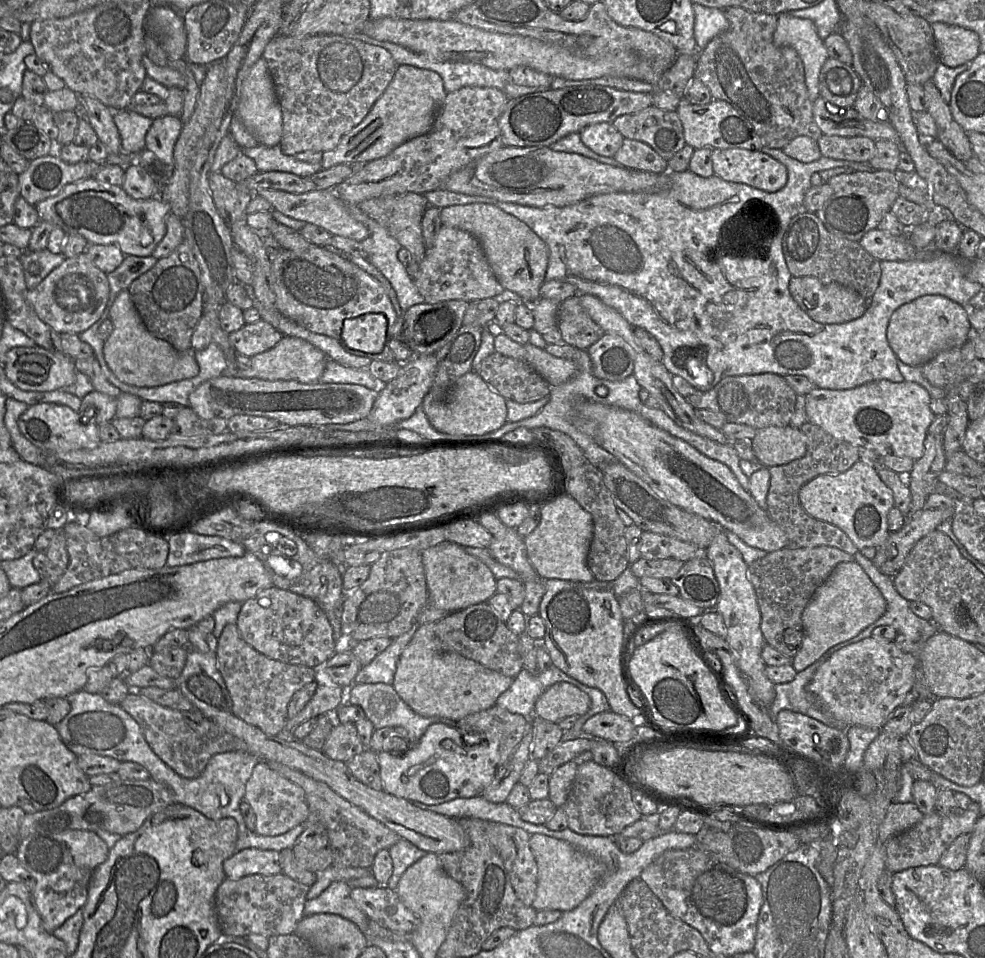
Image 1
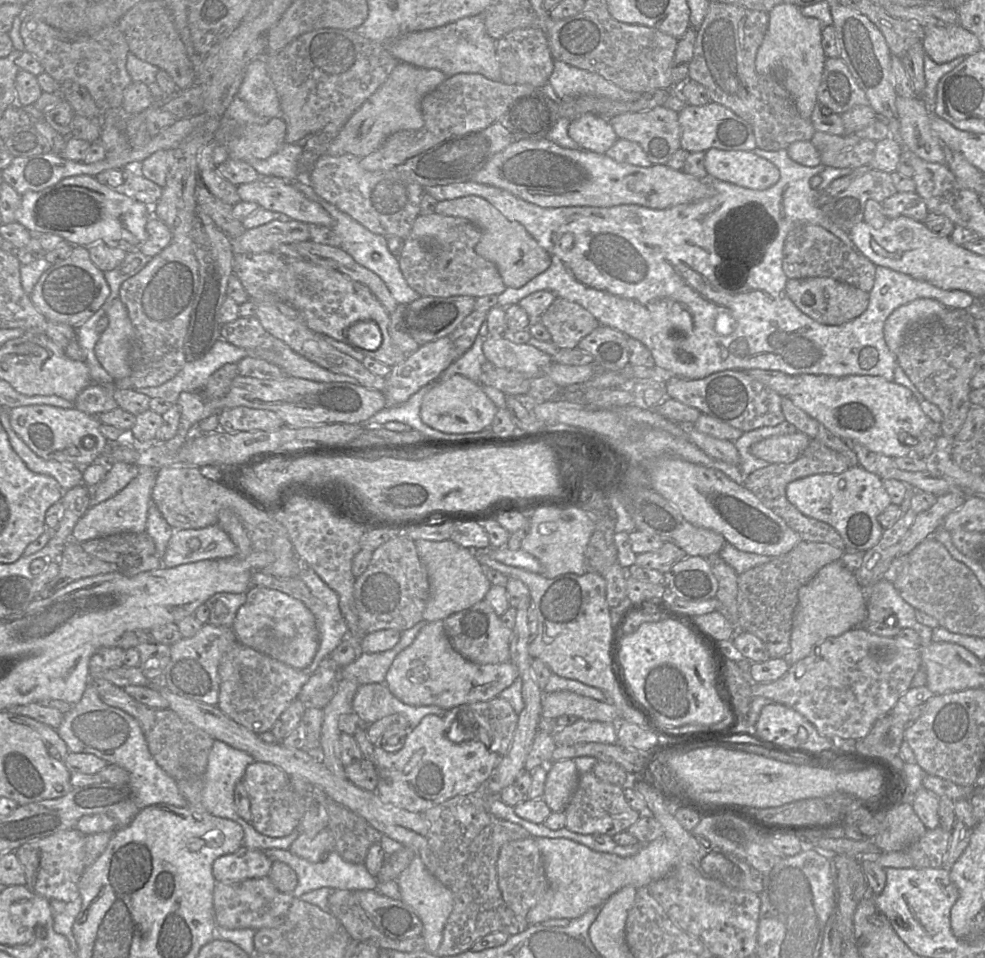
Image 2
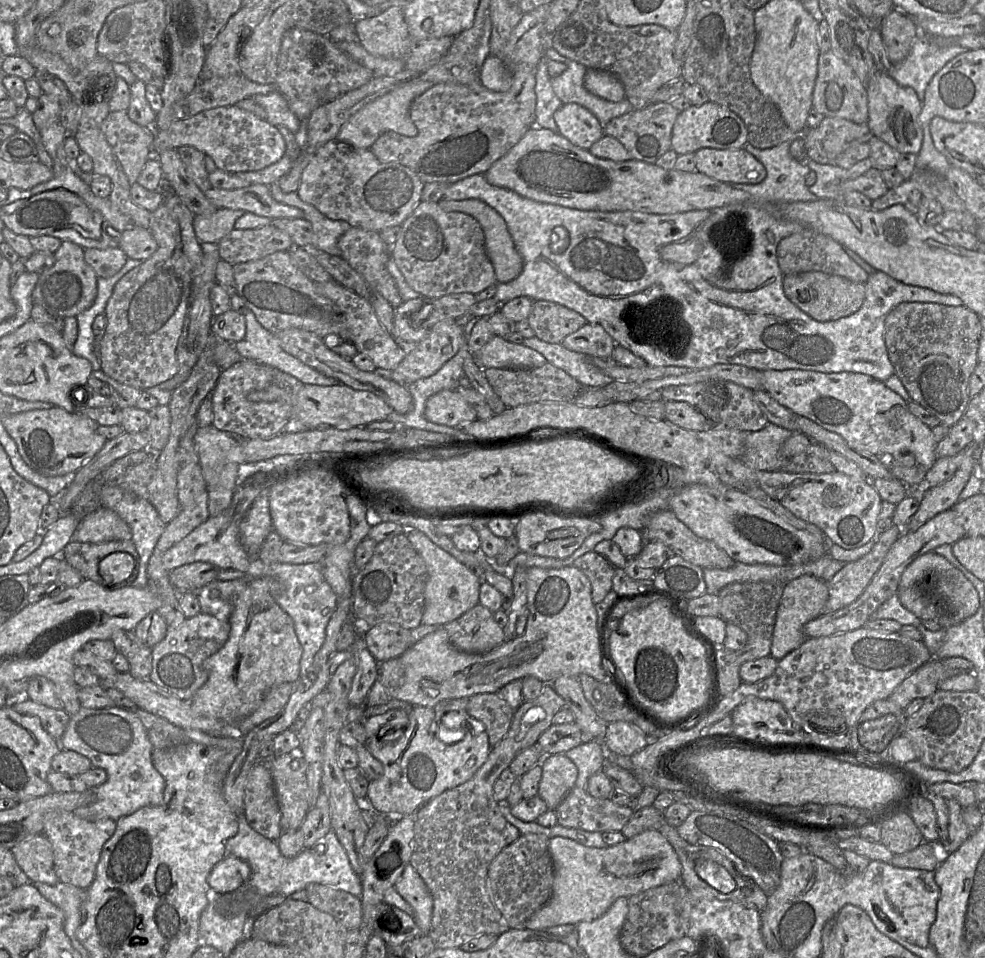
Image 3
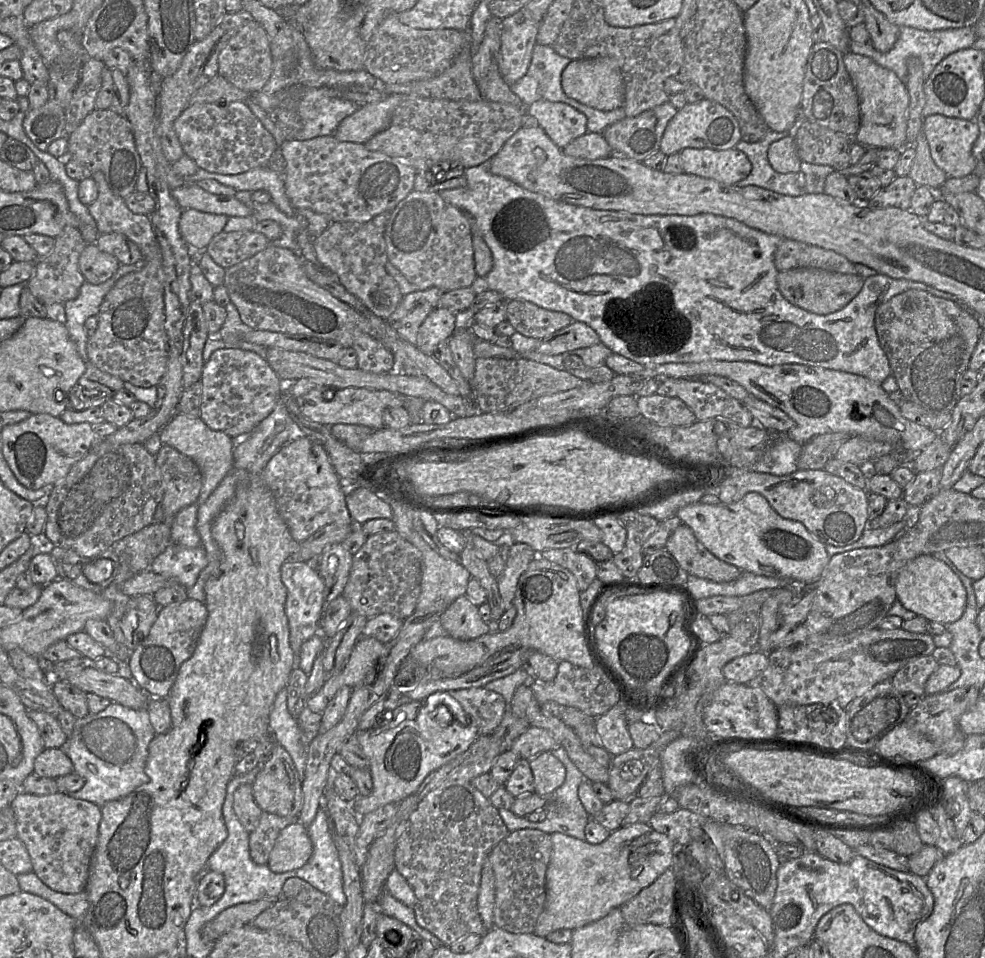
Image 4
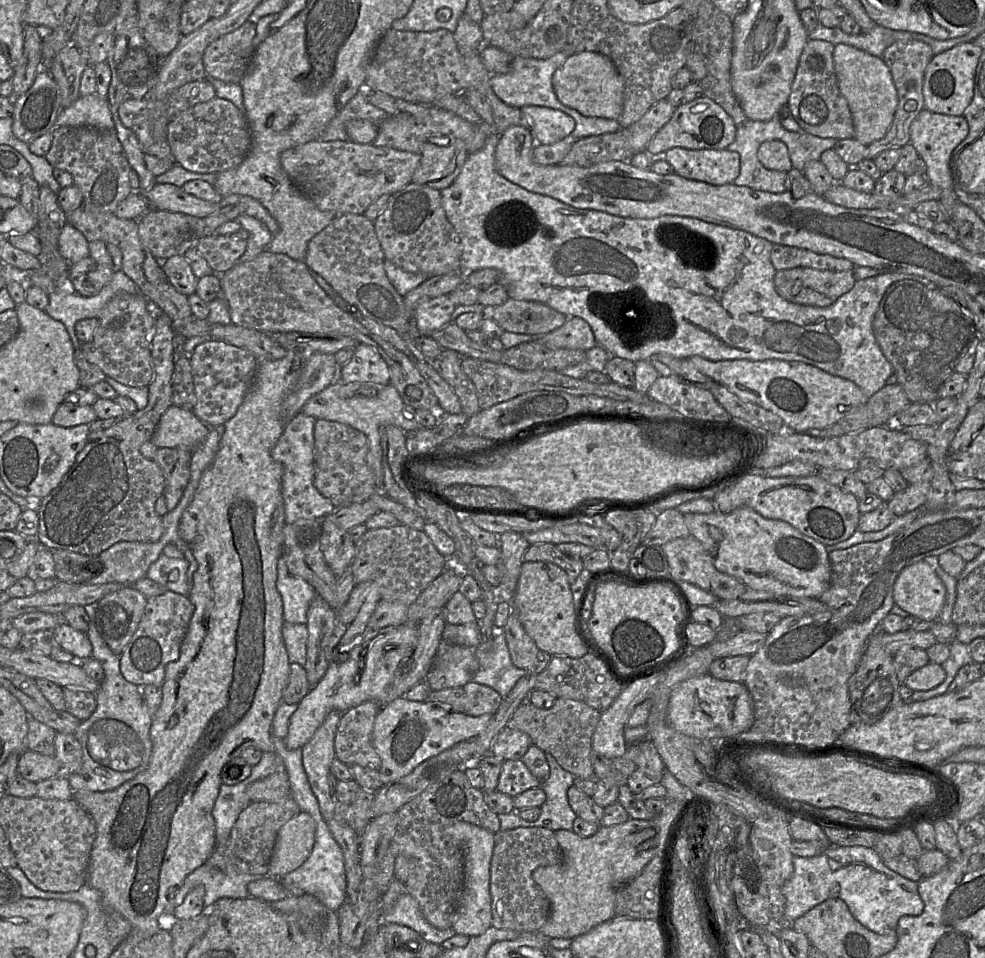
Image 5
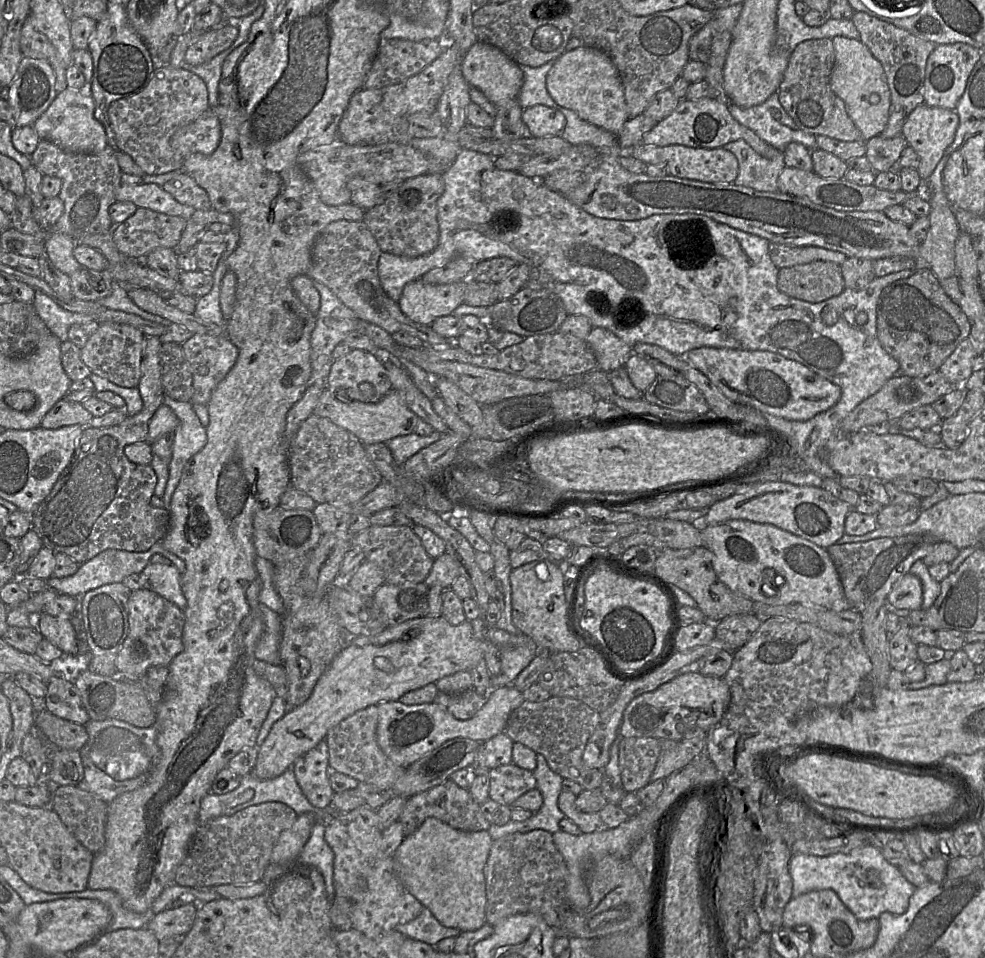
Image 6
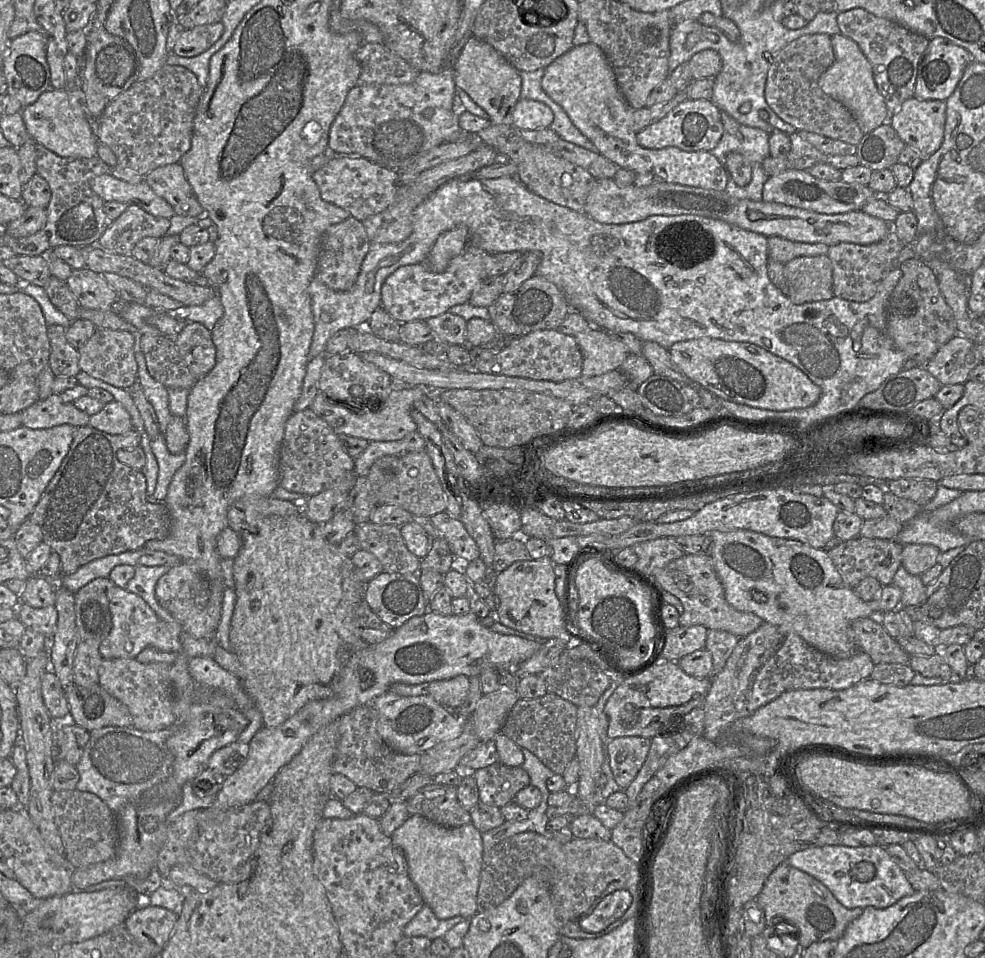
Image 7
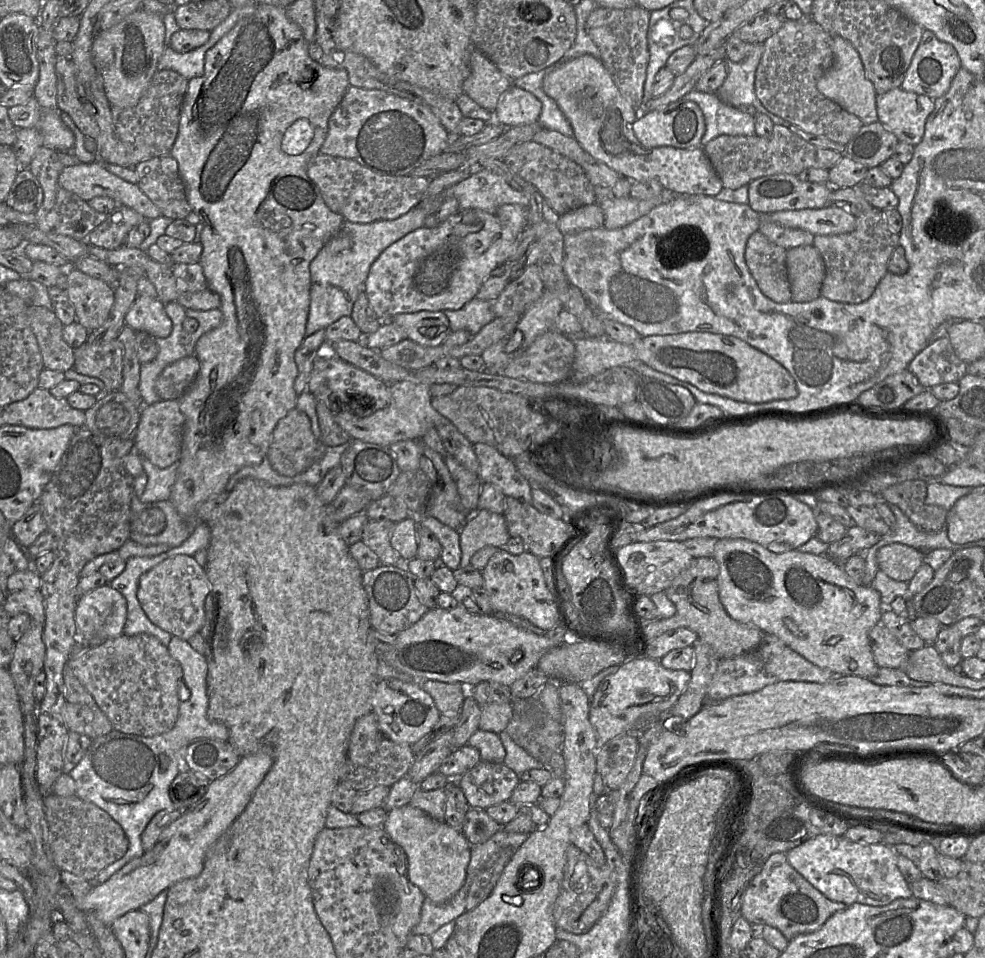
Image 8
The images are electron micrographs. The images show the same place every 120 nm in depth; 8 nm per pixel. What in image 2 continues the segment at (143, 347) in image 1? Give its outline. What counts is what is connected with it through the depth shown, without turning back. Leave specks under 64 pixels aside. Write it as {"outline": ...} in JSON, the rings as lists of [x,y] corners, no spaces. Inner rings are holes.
{"outline":[[[117,297],[106,312],[108,327],[100,334],[95,354],[103,368],[114,380],[129,376],[129,353],[133,326],[127,308]]]}

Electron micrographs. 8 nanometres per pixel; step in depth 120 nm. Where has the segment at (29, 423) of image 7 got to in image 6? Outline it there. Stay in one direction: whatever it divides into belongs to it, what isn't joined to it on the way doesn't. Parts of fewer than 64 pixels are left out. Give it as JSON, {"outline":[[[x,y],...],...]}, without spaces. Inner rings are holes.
{"outline":[[[63,398],[59,400],[45,415],[40,427],[58,429],[69,425],[89,426],[94,416],[81,403]]]}

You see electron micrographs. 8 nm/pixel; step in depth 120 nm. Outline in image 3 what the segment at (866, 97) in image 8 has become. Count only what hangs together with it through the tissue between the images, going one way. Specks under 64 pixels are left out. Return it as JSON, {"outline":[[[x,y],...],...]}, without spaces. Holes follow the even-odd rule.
{"outline":[[[877,71],[866,83],[868,95],[867,125],[874,137],[886,142],[901,154],[917,155],[923,142],[919,122],[922,102],[910,87],[899,85],[887,73]]]}

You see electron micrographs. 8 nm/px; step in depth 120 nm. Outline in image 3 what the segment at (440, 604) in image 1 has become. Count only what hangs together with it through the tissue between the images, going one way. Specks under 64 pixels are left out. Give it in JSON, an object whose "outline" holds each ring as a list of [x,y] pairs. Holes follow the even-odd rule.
{"outline":[[[407,529],[405,534],[427,568],[421,623],[441,625],[458,619],[479,603],[480,580],[466,565],[433,543],[423,532]]]}

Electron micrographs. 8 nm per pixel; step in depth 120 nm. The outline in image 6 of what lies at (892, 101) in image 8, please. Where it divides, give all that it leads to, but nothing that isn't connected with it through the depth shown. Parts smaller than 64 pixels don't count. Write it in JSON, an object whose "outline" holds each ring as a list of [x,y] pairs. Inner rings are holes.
{"outline":[[[925,103],[917,106],[907,117],[902,127],[902,136],[920,157],[918,172],[925,182],[935,170],[945,150],[952,144],[959,125],[955,110],[930,107]]]}

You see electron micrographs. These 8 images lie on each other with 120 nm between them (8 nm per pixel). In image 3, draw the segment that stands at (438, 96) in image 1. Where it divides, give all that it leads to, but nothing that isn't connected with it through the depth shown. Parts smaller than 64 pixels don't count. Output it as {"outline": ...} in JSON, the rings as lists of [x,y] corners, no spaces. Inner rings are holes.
{"outline":[[[413,80],[402,84],[395,89],[370,101],[355,114],[353,114],[341,127],[335,140],[341,143],[345,149],[355,148],[370,149],[377,138],[385,132],[414,137],[417,135],[417,127],[410,118],[410,107],[415,98],[434,86],[430,81]]]}

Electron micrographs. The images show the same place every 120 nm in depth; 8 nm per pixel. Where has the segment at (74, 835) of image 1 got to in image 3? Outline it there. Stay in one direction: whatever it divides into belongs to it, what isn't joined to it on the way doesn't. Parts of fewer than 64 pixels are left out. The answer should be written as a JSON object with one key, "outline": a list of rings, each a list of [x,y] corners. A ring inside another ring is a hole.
{"outline":[[[43,834],[24,838],[10,851],[30,883],[41,882],[54,885],[59,882],[53,868],[52,845]]]}

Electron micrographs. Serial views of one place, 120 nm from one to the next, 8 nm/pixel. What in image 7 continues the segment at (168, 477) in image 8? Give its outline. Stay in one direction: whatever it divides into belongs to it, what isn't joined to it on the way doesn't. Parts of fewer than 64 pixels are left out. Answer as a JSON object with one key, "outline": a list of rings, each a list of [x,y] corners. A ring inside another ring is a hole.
{"outline":[[[162,434],[153,440],[150,438],[150,445],[159,467],[157,484],[152,497],[164,501],[170,482],[175,472],[184,464],[186,454],[185,451],[178,454],[170,453]]]}

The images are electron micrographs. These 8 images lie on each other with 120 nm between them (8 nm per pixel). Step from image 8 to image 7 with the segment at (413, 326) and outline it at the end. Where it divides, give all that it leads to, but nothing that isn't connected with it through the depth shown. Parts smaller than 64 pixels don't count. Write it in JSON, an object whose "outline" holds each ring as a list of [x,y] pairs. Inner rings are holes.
{"outline":[[[446,312],[425,321],[432,333],[432,340],[450,345],[472,348],[466,338],[467,321],[462,317]]]}

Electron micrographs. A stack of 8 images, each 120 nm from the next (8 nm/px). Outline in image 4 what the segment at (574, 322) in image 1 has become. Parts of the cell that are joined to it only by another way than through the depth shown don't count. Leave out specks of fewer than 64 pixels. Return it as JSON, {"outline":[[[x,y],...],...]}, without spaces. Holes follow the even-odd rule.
{"outline":[[[512,300],[507,303],[506,321],[524,336],[543,339],[575,320],[563,312],[547,310],[528,301]]]}

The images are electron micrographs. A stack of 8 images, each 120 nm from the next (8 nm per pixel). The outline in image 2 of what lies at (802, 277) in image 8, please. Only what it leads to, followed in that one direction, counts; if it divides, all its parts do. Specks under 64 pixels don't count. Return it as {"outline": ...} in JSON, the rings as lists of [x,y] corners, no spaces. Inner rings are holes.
{"outline":[[[828,277],[788,279],[786,293],[795,306],[818,323],[841,325],[859,317],[868,307],[869,293]]]}

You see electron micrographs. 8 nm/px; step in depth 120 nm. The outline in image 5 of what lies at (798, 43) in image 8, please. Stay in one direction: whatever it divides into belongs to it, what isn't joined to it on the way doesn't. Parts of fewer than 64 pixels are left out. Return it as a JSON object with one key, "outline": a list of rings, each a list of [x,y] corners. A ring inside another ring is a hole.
{"outline":[[[807,41],[799,58],[786,105],[804,132],[820,138],[841,140],[854,137],[854,124],[848,103],[838,87],[833,61],[834,47],[828,41]]]}

